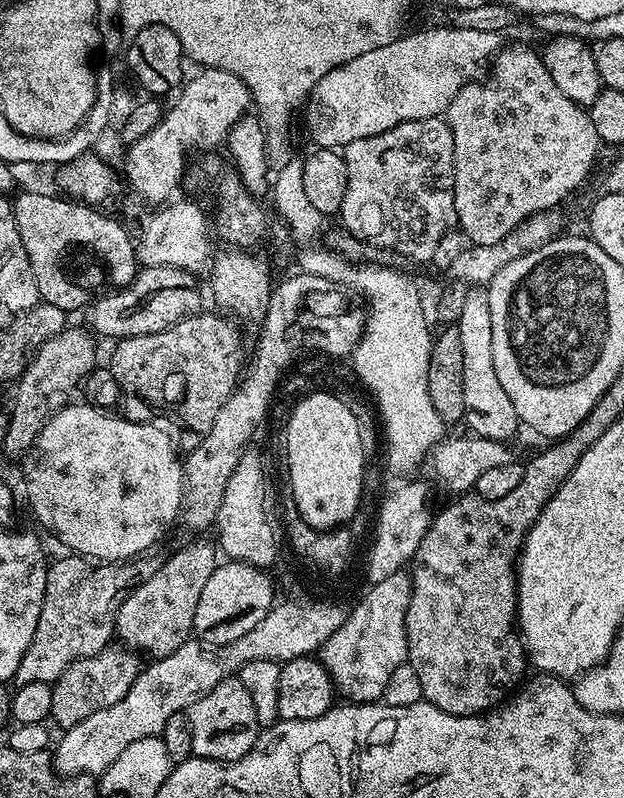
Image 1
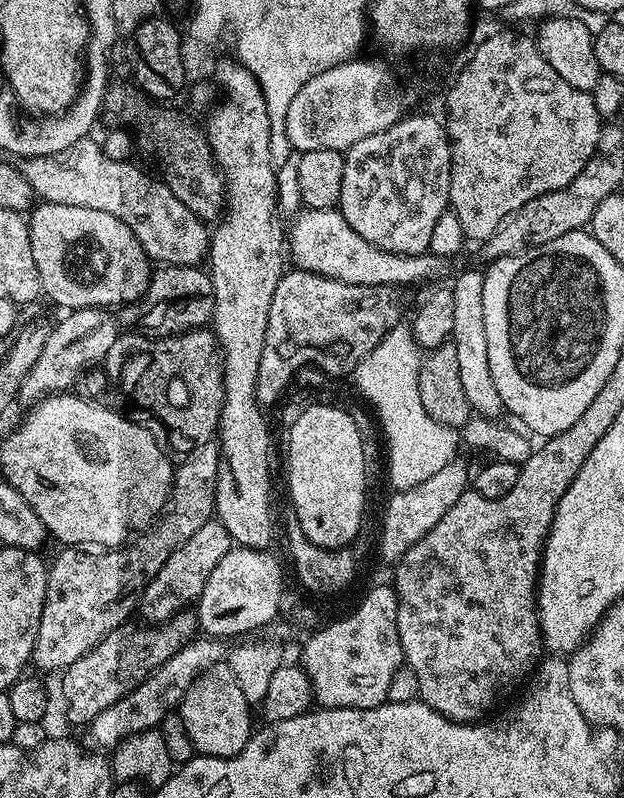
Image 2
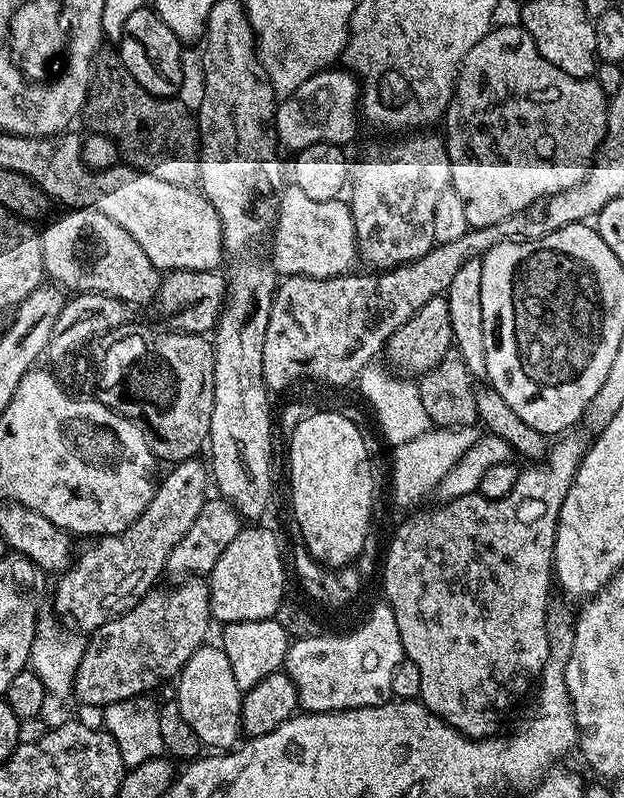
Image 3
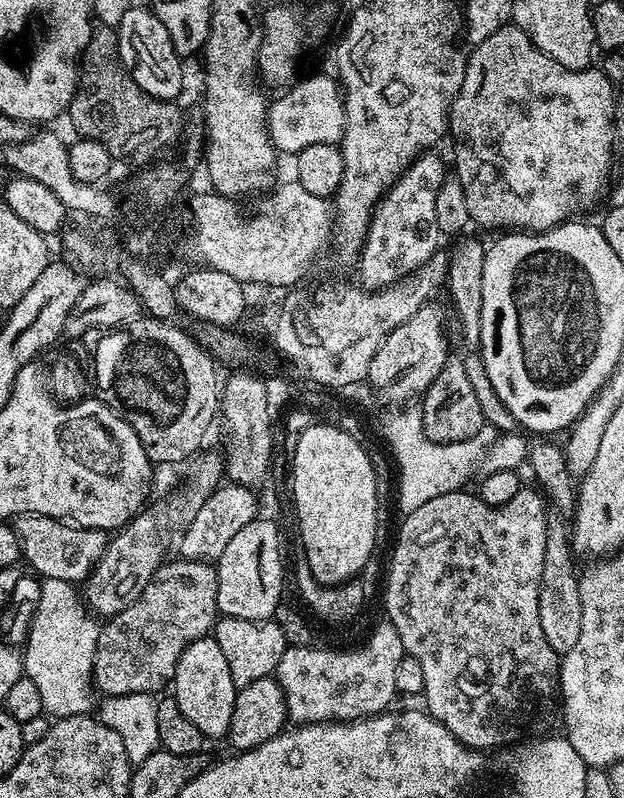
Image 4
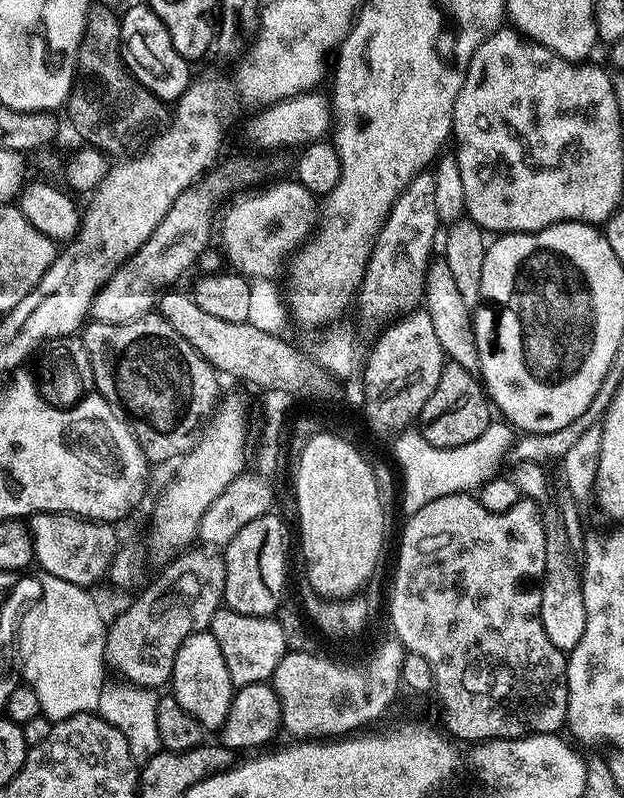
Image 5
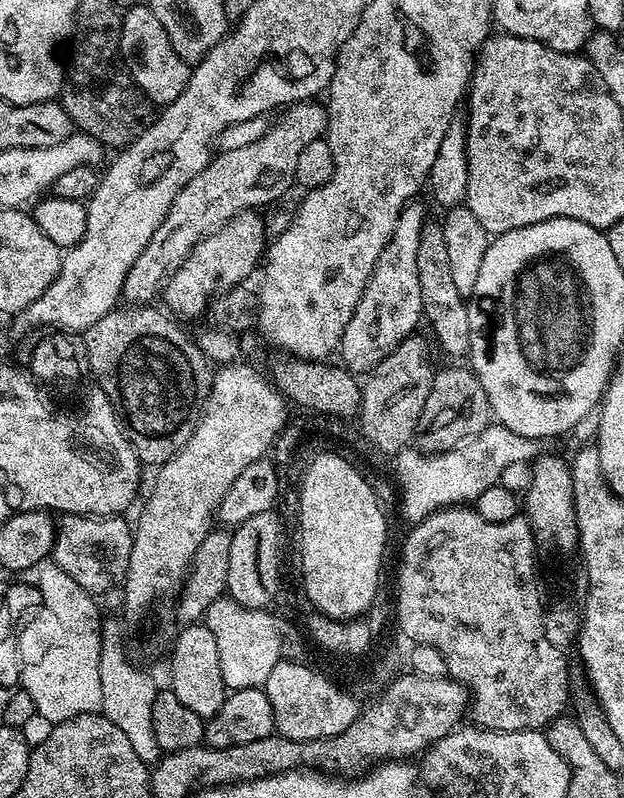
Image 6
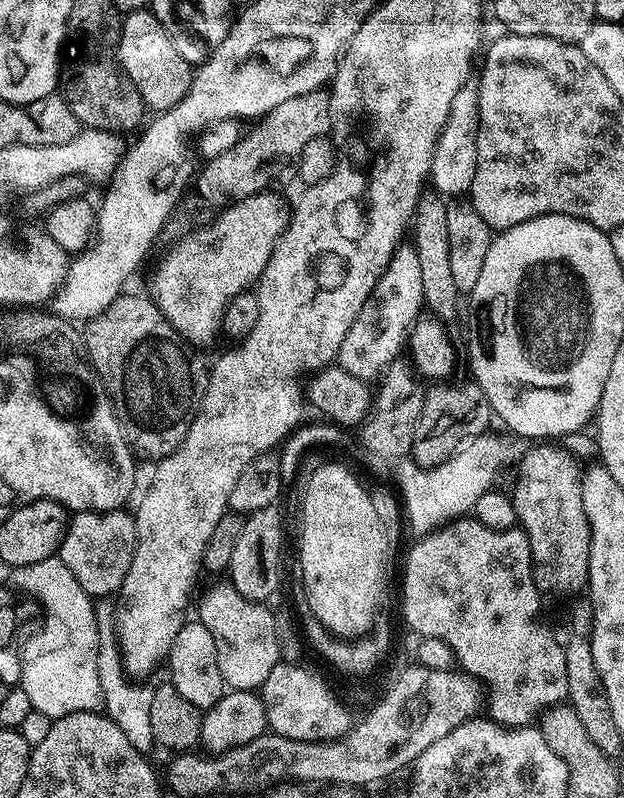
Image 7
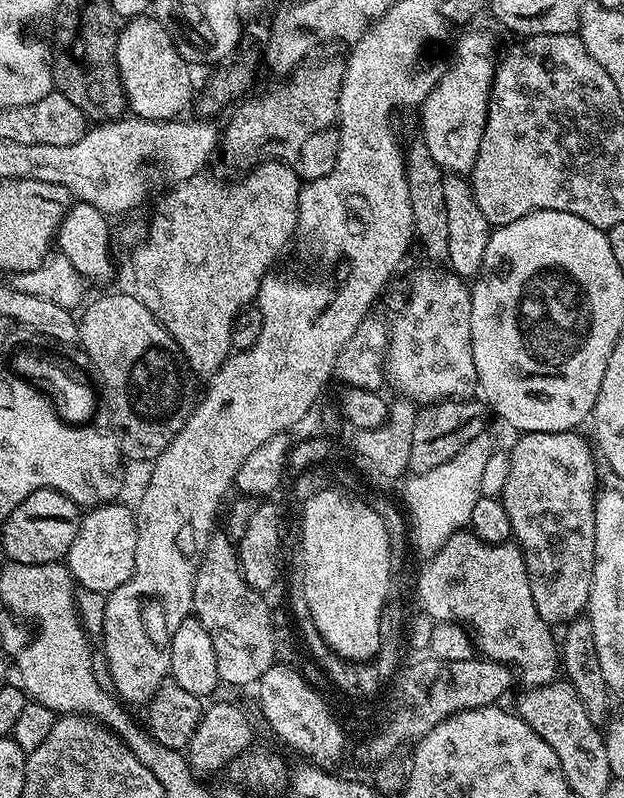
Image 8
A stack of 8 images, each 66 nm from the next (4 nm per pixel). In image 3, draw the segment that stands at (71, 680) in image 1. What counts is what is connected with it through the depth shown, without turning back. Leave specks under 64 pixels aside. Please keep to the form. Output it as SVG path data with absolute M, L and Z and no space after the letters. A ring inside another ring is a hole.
M190 578L179 584L181 585L171 592L148 592L133 608L126 610L126 614L106 622L91 633L84 646L82 662L78 662L76 680L72 683L75 699L80 699L82 703L89 704L96 710L103 710L114 702L135 701L140 698L136 696L154 689L170 677L173 679L179 675L194 650L207 641L207 634L210 626L212 627L207 583L200 578Z

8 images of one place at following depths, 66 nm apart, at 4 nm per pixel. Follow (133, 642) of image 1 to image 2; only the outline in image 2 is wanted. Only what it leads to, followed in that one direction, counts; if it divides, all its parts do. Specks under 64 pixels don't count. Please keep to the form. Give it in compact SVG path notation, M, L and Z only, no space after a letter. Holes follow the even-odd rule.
M213 518L199 527L197 531L186 538L186 542L170 558L166 558L166 566L154 574L154 578L144 587L142 603L139 605L139 615L144 615L148 622L165 622L178 612L183 612L189 606L195 605L206 586L206 578L210 578L210 570L222 562L222 558L234 547L234 542L226 530L226 526Z

